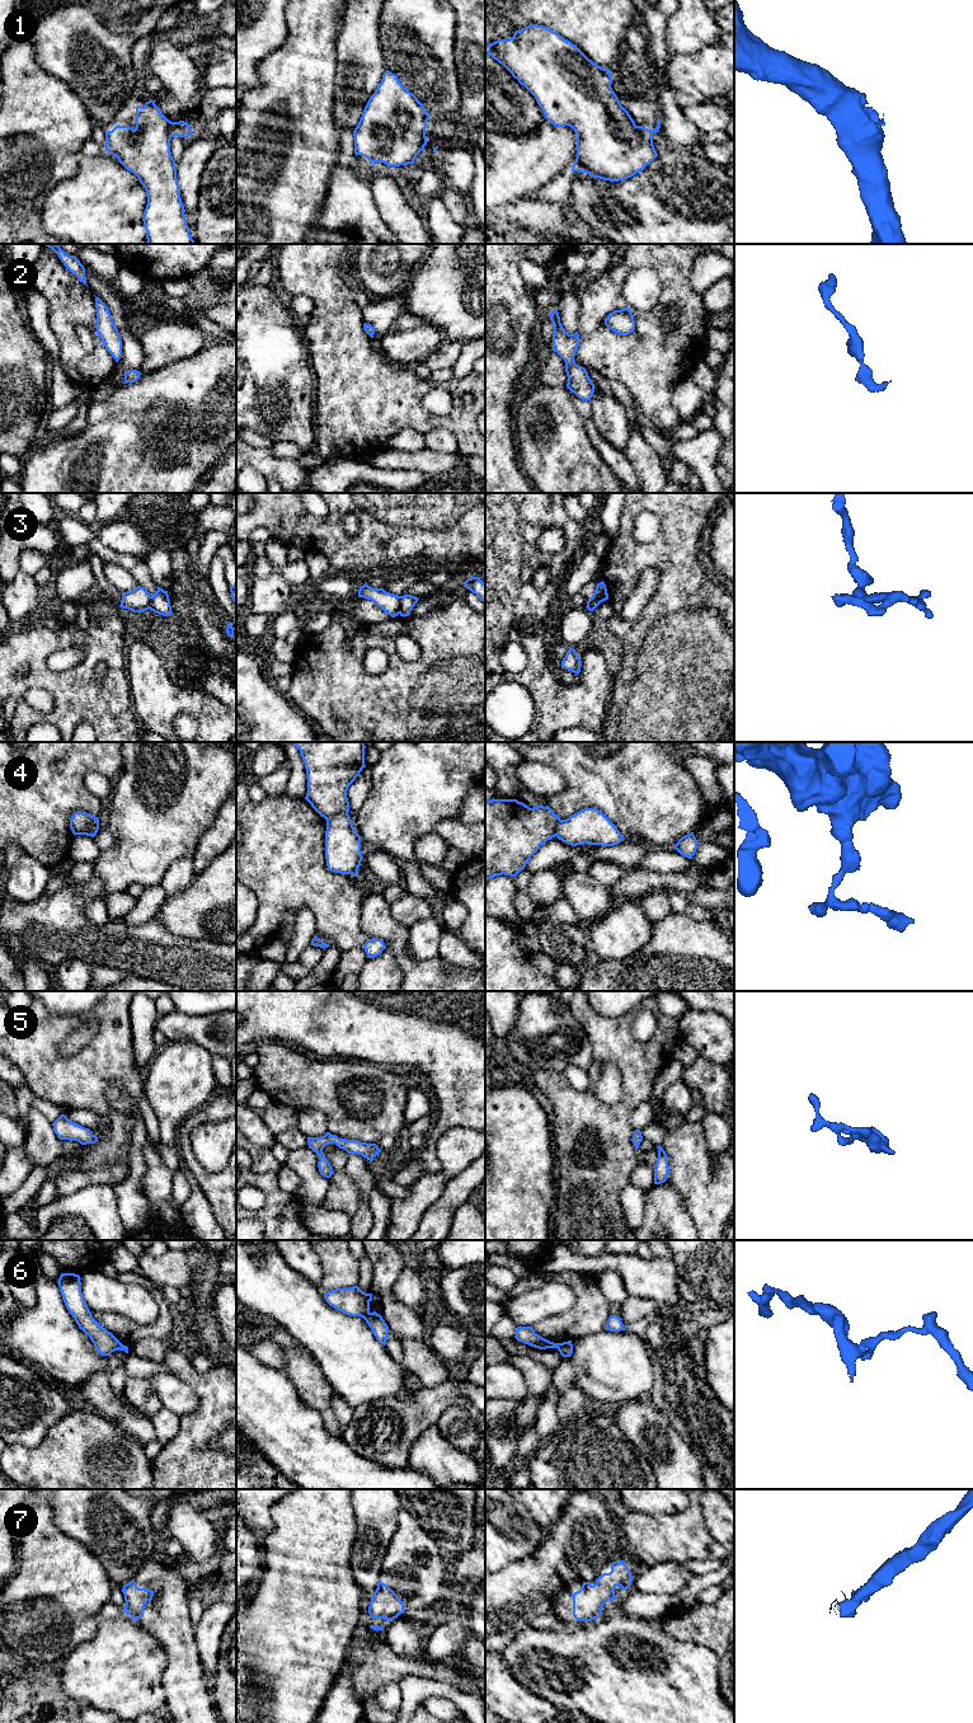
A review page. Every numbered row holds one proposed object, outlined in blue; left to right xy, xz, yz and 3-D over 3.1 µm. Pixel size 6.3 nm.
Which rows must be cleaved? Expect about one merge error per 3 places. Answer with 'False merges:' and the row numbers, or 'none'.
False merges: 4, 6

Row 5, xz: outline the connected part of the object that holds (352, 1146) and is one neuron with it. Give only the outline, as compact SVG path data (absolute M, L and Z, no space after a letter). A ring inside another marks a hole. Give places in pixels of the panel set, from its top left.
M326 1132L321 1137L307 1137L307 1142L309 1142L309 1149L315 1151L316 1155L319 1156L318 1168L320 1174L324 1175L325 1178L330 1178L334 1174L330 1163L328 1161L325 1154L323 1152L323 1149L330 1142L334 1142L339 1149L346 1150L348 1154L362 1155L370 1161L372 1161L373 1158L379 1152L381 1152L381 1150L376 1144L339 1139L337 1135L332 1135L330 1132Z

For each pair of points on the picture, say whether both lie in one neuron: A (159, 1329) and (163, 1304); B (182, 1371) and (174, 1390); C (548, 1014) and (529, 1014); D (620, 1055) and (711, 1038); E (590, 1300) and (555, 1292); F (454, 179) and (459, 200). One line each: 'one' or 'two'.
A: one
B: two
C: one
D: two
E: two
F: two

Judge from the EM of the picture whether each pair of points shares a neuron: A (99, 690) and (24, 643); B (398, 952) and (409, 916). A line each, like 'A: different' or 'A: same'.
A: same
B: different

